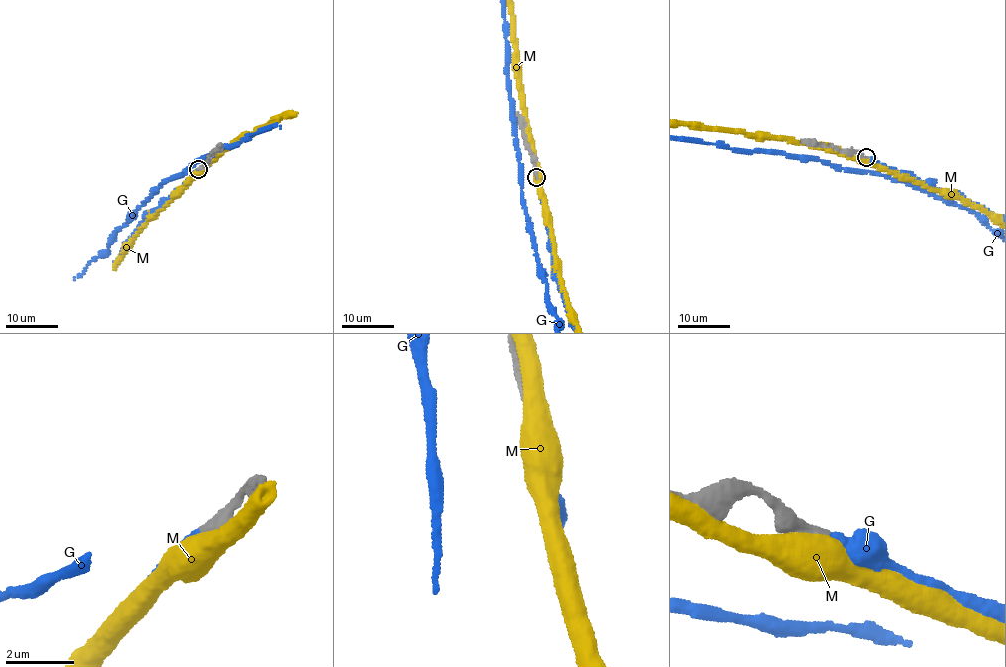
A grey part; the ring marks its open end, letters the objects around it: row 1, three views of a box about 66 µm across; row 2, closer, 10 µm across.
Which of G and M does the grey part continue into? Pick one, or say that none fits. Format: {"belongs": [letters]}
{"belongs": ["G"]}

